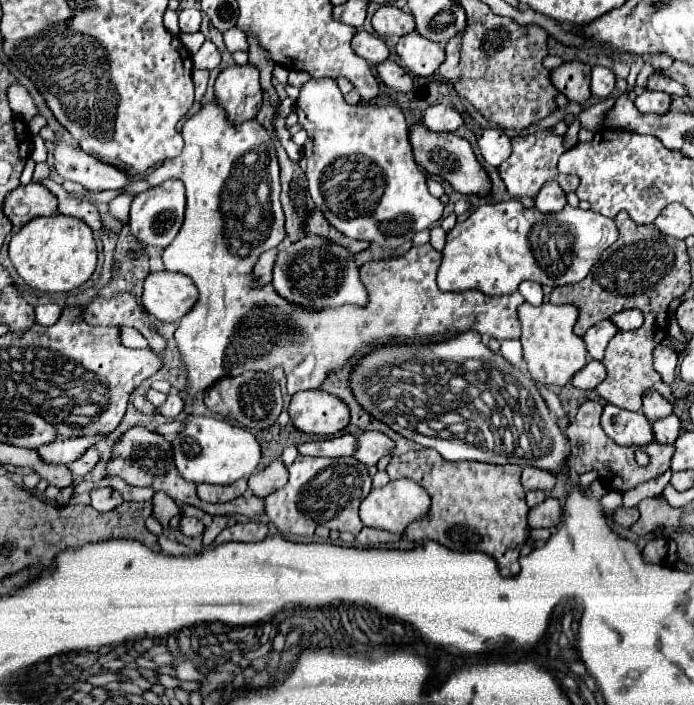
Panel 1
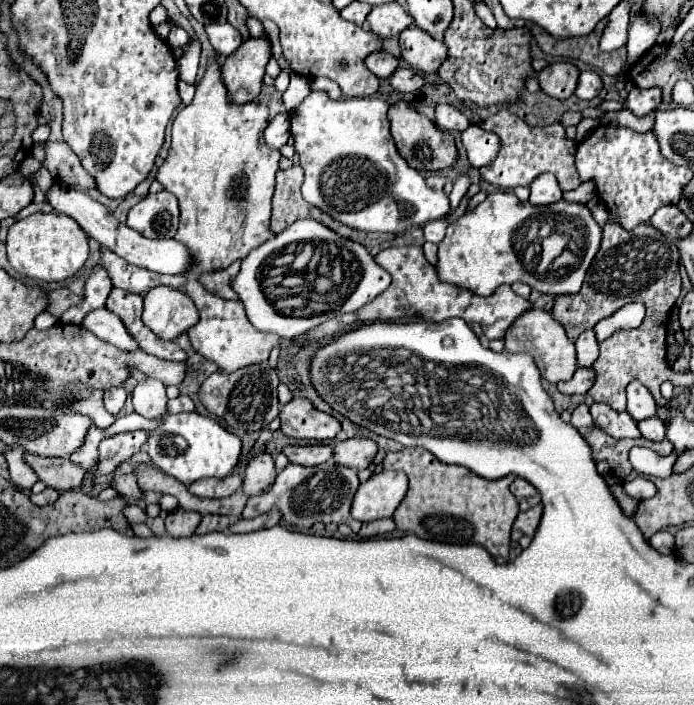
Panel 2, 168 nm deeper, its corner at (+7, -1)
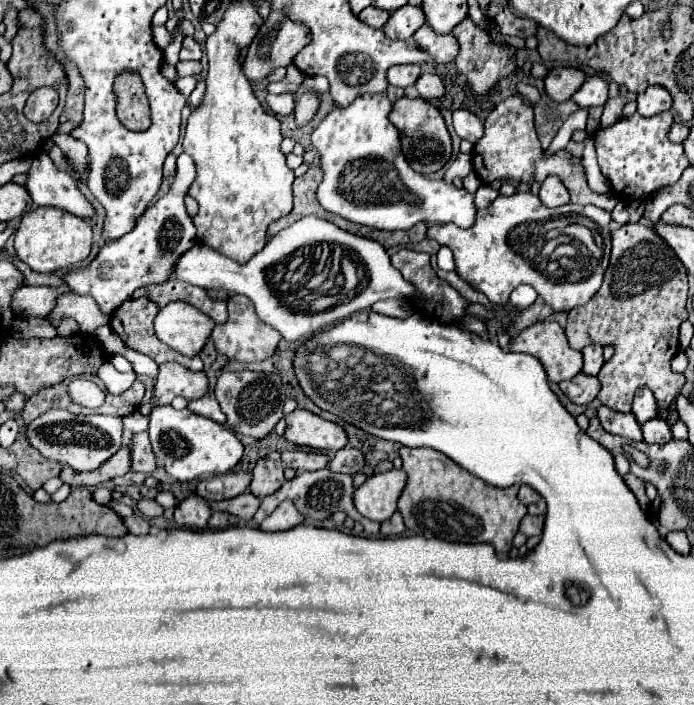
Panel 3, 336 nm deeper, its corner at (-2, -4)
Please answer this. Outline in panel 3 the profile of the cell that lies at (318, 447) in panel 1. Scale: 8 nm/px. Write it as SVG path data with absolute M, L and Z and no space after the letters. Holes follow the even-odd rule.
M282 452L282 462L294 470L320 470L328 466L328 456L318 452Z

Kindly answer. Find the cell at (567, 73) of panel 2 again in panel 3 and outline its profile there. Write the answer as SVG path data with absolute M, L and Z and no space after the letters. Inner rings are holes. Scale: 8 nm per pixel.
M552 68L544 78L546 94L556 102L564 102L572 98L572 94L584 84L584 80L586 76L578 68Z

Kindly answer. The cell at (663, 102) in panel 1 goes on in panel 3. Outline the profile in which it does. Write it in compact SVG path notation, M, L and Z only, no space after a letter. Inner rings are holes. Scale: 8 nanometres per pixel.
M648 86L646 92L638 94L638 114L650 118L650 116L656 116L664 110L670 110L672 106L672 96L666 88L662 86Z

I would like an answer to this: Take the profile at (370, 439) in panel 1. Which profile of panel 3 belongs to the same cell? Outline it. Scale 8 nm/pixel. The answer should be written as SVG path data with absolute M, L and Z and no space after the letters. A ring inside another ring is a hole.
M342 448L330 454L330 470L354 474L366 466L366 458L358 448Z

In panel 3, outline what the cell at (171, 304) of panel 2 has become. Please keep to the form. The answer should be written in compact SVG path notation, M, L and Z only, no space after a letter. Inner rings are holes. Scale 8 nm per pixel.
M166 304L154 318L156 336L184 356L196 356L214 328L214 320L188 304Z

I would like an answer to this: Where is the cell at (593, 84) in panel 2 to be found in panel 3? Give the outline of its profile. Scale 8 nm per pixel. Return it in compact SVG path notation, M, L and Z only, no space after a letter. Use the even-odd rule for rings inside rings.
M588 76L582 88L572 98L582 108L604 106L608 100L608 82L602 76Z

